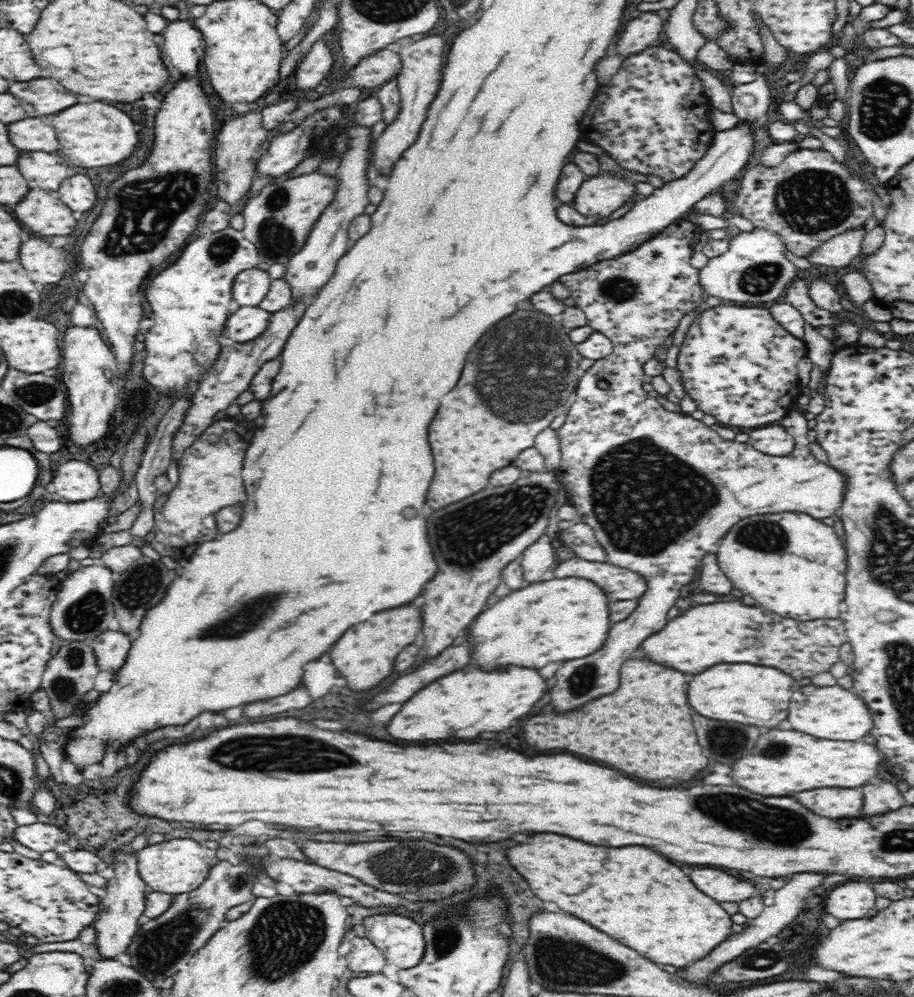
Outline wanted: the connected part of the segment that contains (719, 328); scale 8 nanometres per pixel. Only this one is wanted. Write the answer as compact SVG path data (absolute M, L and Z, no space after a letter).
M722 302L696 316L684 344L679 348L677 368L682 372L683 385L698 409L715 416L717 423L754 429L782 420L798 402L803 387L799 383L796 366L806 356L807 348L803 340L796 339L788 330L784 330L768 309Z

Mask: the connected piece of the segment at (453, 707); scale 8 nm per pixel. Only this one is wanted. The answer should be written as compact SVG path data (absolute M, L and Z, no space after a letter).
M464 668L438 682L420 690L414 698L402 704L400 712L388 722L388 734L406 742L428 742L428 740L472 740L482 732L502 732L512 720L528 714L536 706L542 692L546 690L544 680L536 670L512 668L506 672L480 672L478 668Z

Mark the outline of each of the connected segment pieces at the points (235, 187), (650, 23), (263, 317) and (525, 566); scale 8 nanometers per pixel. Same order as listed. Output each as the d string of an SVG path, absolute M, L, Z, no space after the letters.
M252 109L244 114L236 112L229 120L222 124L218 130L214 148L214 166L216 166L216 178L218 178L218 188L216 195L223 198L230 204L239 204L244 195L250 190L252 178L255 174L255 166L260 157L267 152L264 142L268 140L268 129L264 127L262 111Z
M644 12L626 24L625 30L619 39L618 53L625 57L640 52L654 44L664 28L664 12Z
M235 306L227 318L224 335L235 343L251 342L268 328L271 313L260 307Z
M541 536L538 542L531 544L520 556L520 564L526 580L538 580L548 570L553 570L558 563L552 539Z

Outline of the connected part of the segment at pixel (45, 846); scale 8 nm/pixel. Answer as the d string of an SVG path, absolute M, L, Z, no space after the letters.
M35 822L17 827L14 835L24 846L39 853L56 850L58 846L68 844L70 834L58 826Z

